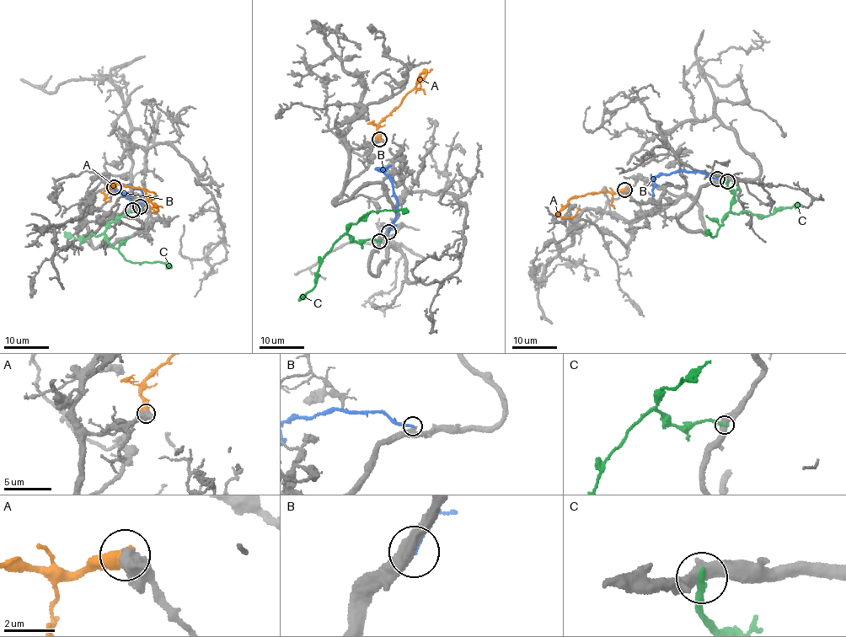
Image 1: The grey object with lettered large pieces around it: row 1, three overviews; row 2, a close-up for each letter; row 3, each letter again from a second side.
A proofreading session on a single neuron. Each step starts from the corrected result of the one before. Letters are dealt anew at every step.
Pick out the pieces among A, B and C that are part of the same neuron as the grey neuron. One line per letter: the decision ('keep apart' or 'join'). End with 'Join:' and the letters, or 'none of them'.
A: keep apart
B: keep apart
C: keep apart
Join: none of them

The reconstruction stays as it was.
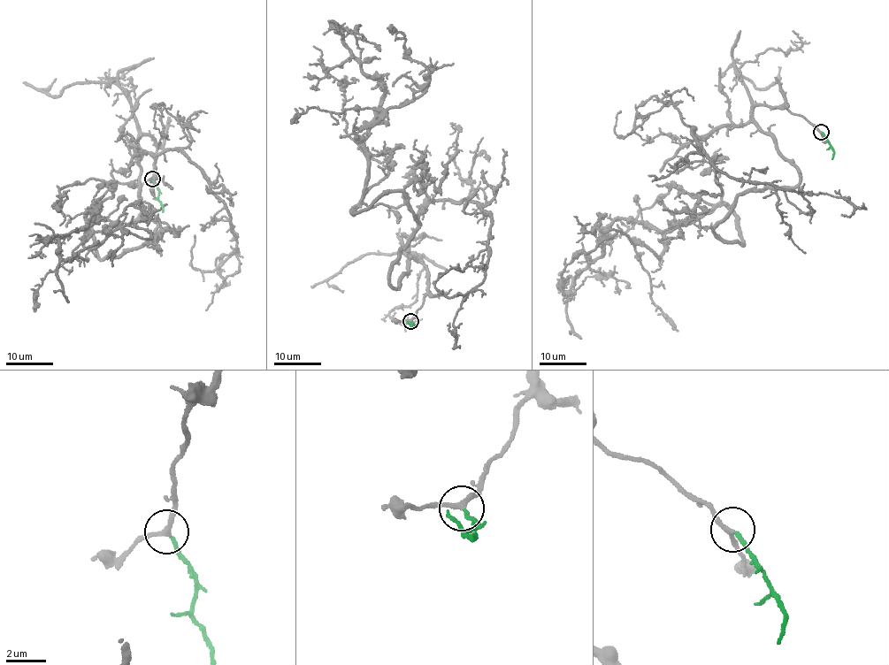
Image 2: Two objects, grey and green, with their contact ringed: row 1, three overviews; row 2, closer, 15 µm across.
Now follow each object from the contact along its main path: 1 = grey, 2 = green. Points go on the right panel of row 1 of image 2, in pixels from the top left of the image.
1: (821, 132), (754, 106), (800, 180), (739, 196), (741, 245), (721, 204), (661, 257), (620, 231), (563, 294)
2: (822, 133), (833, 150), (831, 158)

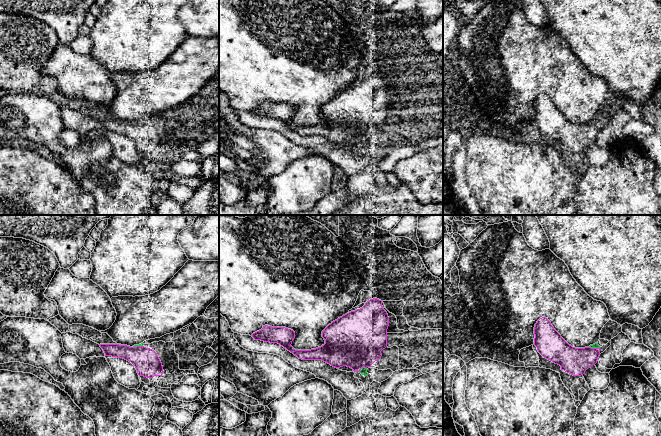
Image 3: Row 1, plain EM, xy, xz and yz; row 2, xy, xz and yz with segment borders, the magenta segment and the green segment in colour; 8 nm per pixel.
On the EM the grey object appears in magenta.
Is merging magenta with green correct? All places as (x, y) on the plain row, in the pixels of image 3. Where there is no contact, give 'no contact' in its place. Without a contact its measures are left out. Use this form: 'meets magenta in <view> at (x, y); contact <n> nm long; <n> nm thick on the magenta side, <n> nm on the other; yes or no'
meets magenta in xz at (360, 144); contact 110 nm long; 440 nm thick on the magenta side, 60 nm on the other; yes

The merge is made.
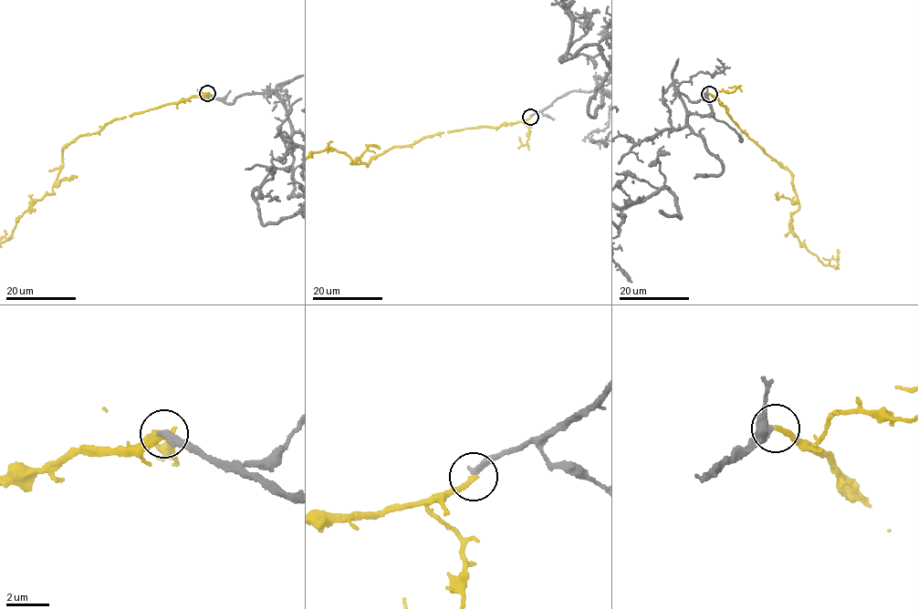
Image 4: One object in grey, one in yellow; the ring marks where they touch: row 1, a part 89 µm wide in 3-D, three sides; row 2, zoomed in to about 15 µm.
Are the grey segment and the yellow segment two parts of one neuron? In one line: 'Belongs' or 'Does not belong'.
Belongs

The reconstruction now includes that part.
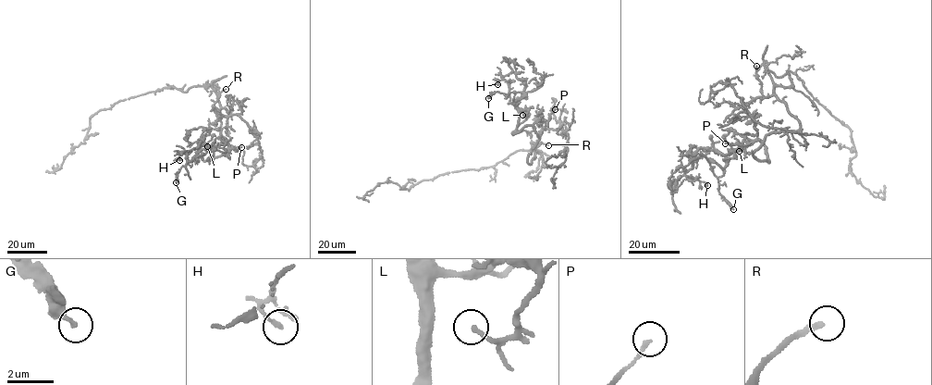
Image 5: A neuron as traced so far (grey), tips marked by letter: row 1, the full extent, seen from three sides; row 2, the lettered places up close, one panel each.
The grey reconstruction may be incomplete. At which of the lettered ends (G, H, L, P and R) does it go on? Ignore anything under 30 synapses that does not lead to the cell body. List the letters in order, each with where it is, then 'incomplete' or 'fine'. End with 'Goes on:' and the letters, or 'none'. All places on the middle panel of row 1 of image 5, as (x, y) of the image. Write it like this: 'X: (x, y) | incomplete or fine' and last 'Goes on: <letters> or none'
G: (488, 98) | fine
H: (497, 84) | fine
L: (522, 115) | fine
P: (555, 109) | fine
R: (548, 145) | incomplete
Goes on: R

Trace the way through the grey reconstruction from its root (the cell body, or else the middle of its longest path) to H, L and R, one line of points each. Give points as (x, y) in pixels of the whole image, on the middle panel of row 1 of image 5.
H: (538, 153), (529, 163), (528, 155), (539, 139), (532, 125), (512, 132), (524, 82), (511, 71), (497, 84)
L: (538, 153), (529, 163), (528, 155), (539, 139), (532, 125), (512, 132), (520, 111), (528, 111), (522, 115)
R: (538, 153), (533, 142), (548, 145)

